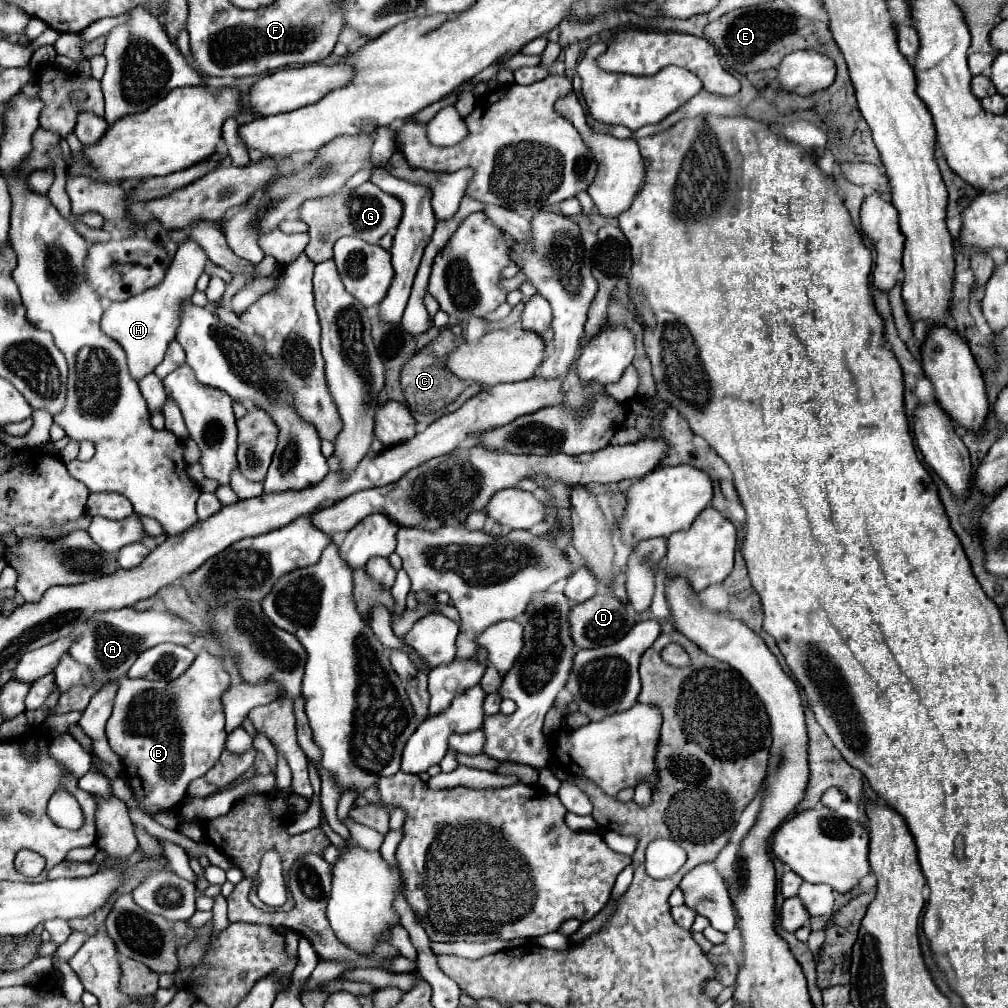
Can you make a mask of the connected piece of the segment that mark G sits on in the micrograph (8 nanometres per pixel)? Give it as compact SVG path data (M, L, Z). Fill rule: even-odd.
M371 182L361 184L353 192L341 192L327 200L307 200L307 204L303 204L303 208L299 210L299 218L307 222L311 238L305 248L305 254L315 264L329 260L333 258L333 244L341 236L359 236L369 244L375 244L381 240L381 236L385 236L391 228L399 224L401 214L403 214L401 202L385 194L381 188L377 188Z

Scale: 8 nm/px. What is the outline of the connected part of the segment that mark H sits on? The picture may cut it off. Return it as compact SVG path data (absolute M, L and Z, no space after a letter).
M187 236L179 244L177 254L167 270L163 284L159 284L147 292L141 292L139 296L131 296L123 302L111 302L111 306L105 310L101 328L109 338L117 340L123 346L123 350L127 354L129 372L135 380L141 380L147 374L151 374L155 370L155 366L163 360L167 344L171 340L175 340L175 336L177 336L183 304L187 304L191 300L191 296L195 292L195 282L203 274L207 262L209 260L207 260L207 254L203 252L203 248L191 236Z

